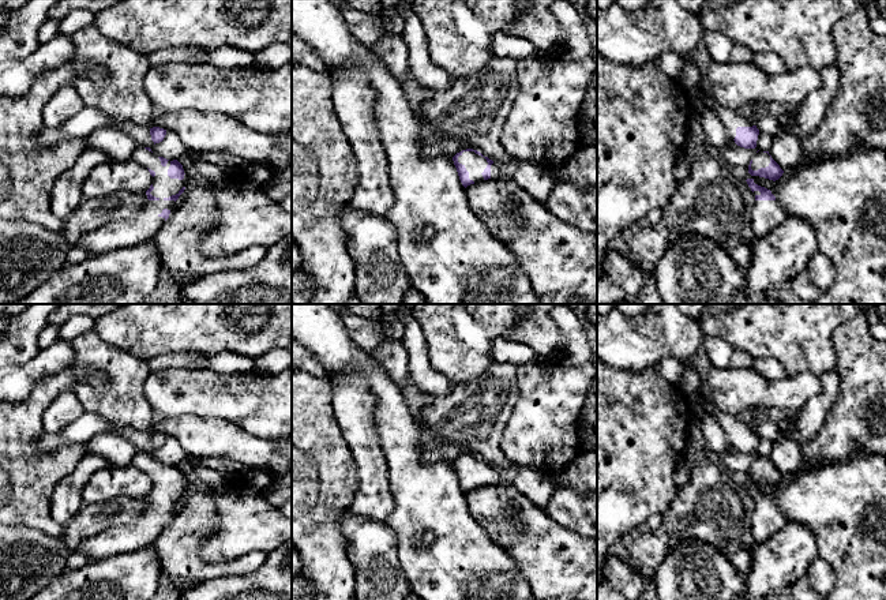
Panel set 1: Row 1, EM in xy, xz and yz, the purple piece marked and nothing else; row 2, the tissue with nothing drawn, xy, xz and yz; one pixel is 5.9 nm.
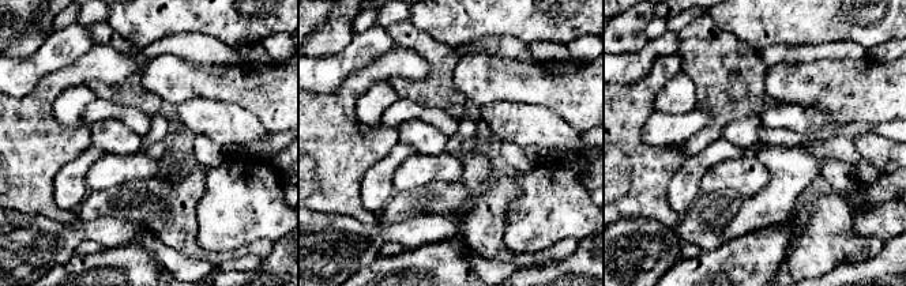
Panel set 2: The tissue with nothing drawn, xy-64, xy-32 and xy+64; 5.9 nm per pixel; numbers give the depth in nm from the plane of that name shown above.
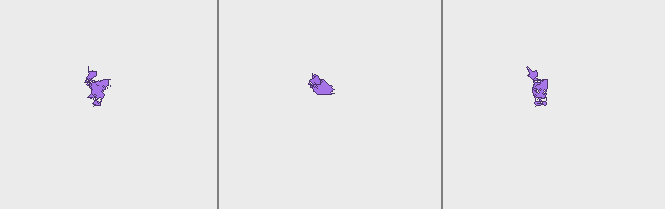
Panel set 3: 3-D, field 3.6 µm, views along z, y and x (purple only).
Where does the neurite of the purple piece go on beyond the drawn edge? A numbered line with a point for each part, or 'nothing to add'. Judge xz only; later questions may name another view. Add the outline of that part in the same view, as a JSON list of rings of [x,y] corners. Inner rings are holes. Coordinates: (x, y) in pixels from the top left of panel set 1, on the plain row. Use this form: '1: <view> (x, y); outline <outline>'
1: xz (475, 469); outline [[[463,457],[458,462],[458,468],[466,473],[470,485],[473,485],[474,488],[484,485],[481,479],[488,470],[484,462],[476,460],[474,457]]]

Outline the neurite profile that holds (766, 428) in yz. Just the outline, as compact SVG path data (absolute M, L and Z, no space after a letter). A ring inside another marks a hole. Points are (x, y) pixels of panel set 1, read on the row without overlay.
M761 419L755 431L761 438L772 440L773 443L778 439L780 435L778 423L769 419Z

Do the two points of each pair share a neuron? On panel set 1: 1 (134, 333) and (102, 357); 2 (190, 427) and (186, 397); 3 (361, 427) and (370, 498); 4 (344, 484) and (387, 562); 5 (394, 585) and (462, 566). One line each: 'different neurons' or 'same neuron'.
1: different neurons
2: different neurons
3: same neuron
4: different neurons
5: different neurons

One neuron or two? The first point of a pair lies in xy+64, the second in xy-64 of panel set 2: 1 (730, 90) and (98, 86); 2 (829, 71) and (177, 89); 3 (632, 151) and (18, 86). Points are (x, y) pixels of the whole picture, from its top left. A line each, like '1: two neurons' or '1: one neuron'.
1: one neuron
2: one neuron
3: two neurons

